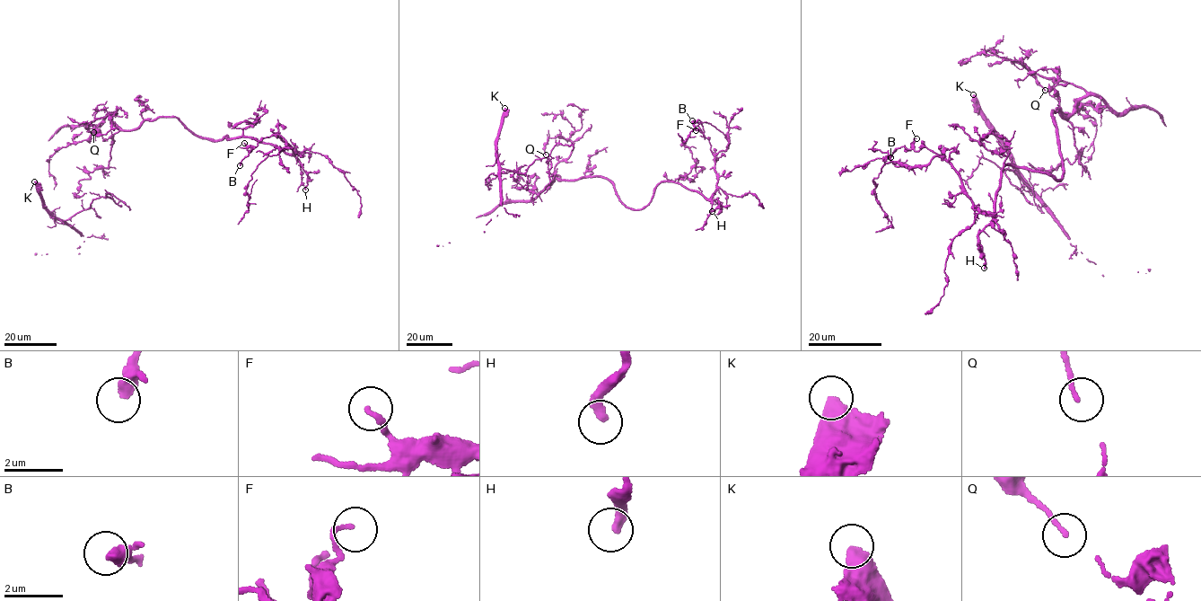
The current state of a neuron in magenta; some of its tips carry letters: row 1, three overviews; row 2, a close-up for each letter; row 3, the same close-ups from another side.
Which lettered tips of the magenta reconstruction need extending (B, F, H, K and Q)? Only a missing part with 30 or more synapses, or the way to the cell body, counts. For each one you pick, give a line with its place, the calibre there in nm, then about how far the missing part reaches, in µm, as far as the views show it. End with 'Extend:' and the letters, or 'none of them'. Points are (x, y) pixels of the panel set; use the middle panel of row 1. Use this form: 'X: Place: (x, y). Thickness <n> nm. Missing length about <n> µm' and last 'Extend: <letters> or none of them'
H: Place: (712, 211). Thickness 360 nm. Missing length about 35 µm
K: Place: (504, 108). Thickness 500 nm. Missing length about 180 µm
Extend: H, K

